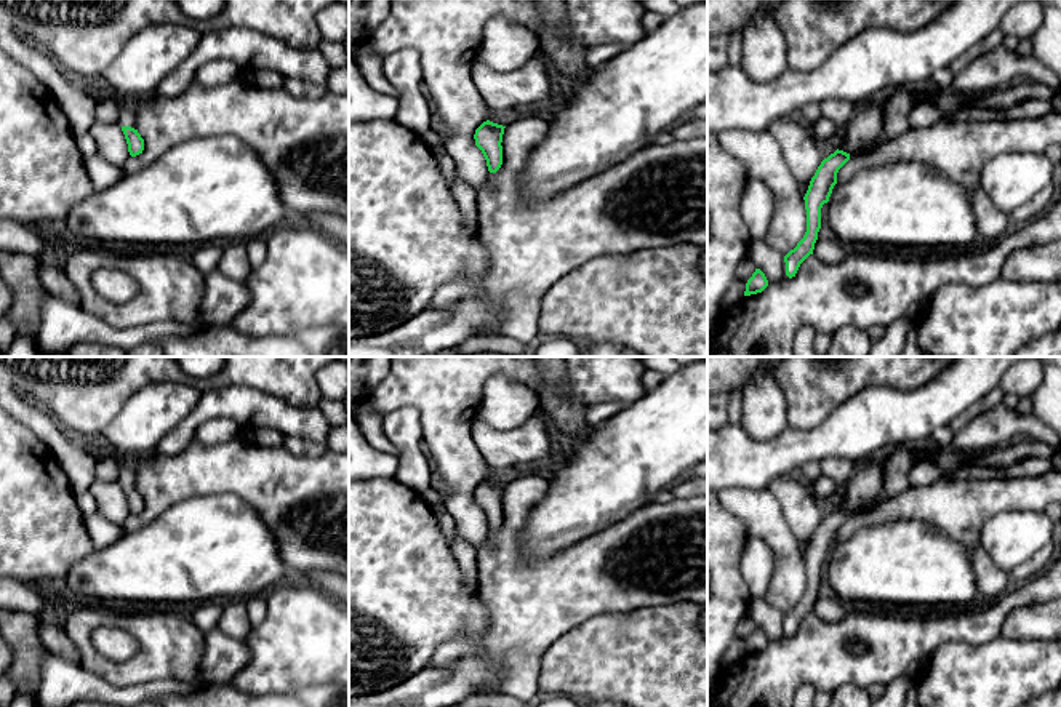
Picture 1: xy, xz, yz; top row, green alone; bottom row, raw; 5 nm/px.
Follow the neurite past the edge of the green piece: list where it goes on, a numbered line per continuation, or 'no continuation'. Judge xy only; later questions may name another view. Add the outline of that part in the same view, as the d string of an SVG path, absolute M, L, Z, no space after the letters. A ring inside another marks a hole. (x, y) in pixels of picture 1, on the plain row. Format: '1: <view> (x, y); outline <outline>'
1: xy (127, 475); outline M126 464L120 469L120 475L117 478L120 485L131 485L136 488L136 465Z

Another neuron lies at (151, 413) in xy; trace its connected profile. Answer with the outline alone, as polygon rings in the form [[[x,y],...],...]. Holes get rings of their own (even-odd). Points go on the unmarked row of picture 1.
[[[157,382],[138,390],[107,424],[99,441],[125,457],[154,453],[163,437],[198,403],[202,392],[179,382]]]

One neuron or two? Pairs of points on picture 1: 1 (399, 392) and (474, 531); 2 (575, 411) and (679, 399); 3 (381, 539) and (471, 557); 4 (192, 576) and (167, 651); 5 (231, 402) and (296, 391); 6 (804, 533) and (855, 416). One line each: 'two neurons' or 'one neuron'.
1: one neuron
2: two neurons
3: two neurons
4: two neurons
5: two neurons
6: two neurons

